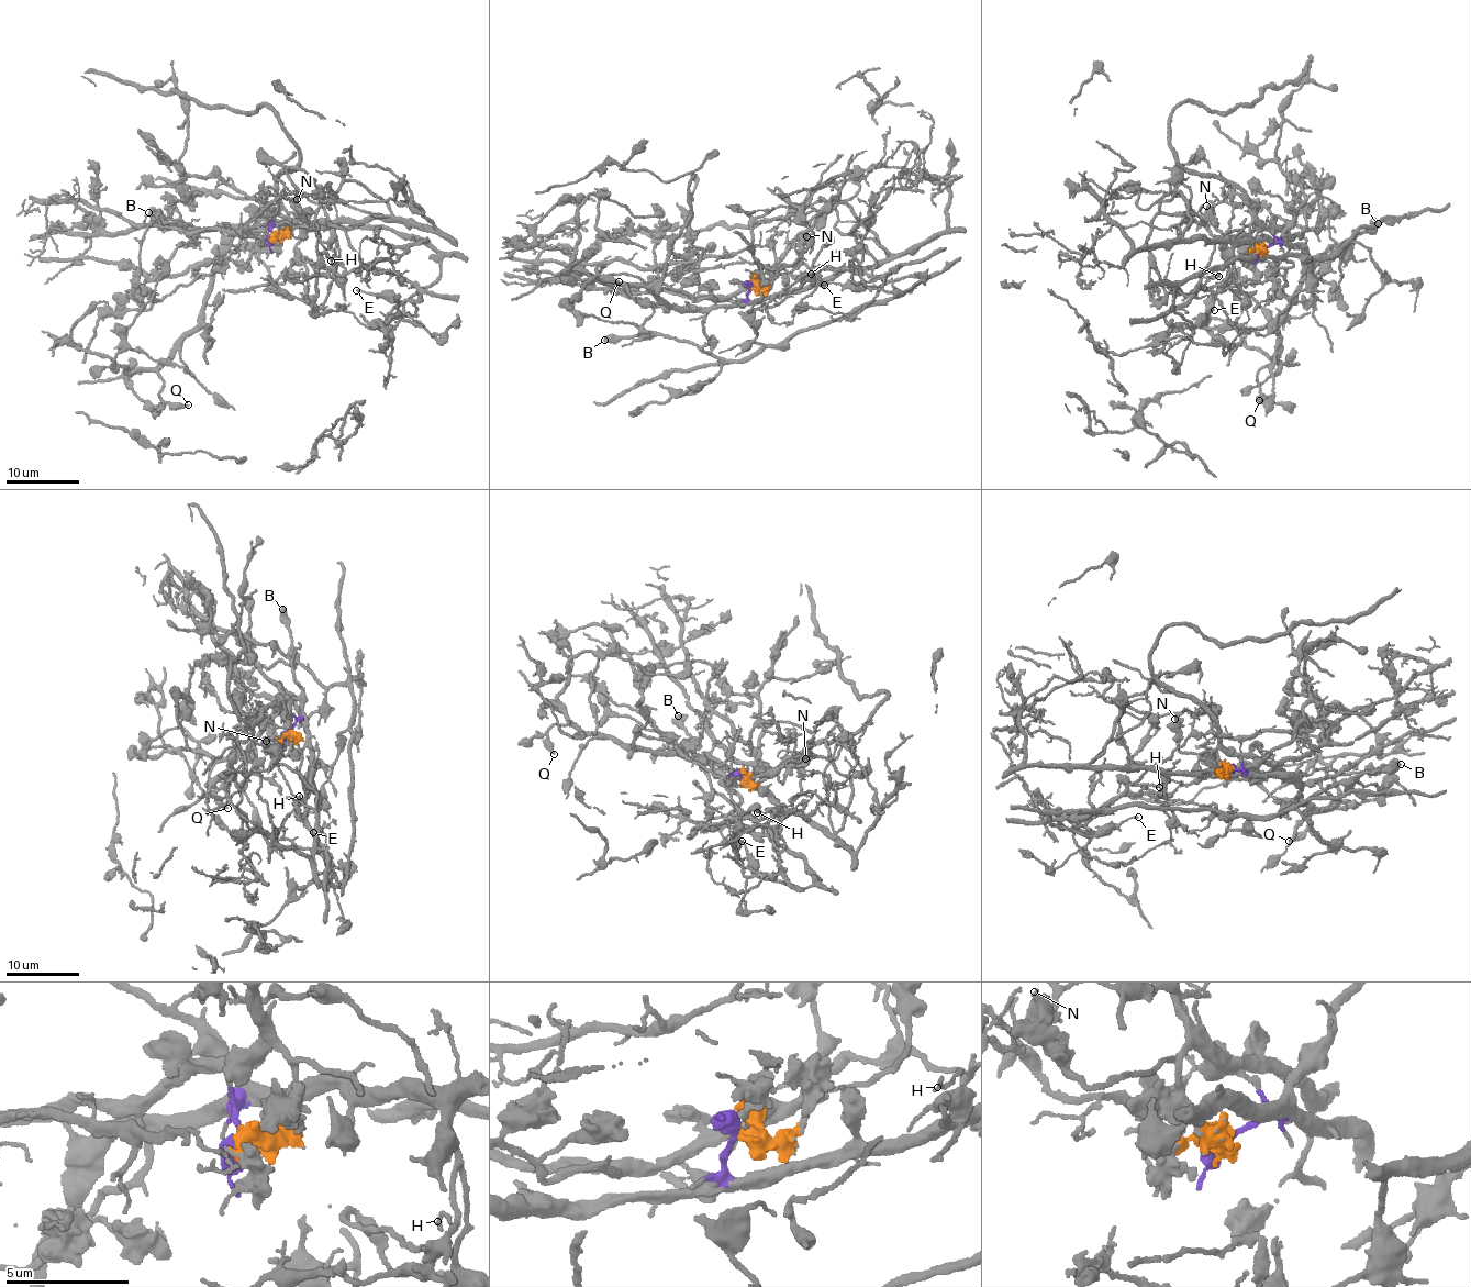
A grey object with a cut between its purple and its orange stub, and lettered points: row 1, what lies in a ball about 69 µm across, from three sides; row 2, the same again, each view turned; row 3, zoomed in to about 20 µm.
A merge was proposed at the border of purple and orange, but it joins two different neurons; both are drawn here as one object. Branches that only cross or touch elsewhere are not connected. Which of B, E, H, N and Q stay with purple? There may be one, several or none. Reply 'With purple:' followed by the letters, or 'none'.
With purple: B, E, H, Q

